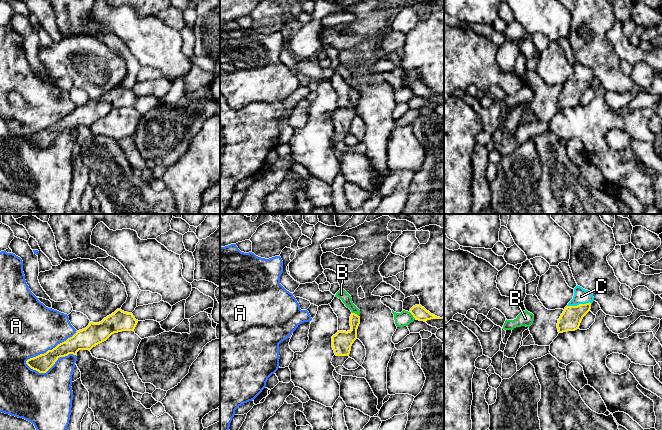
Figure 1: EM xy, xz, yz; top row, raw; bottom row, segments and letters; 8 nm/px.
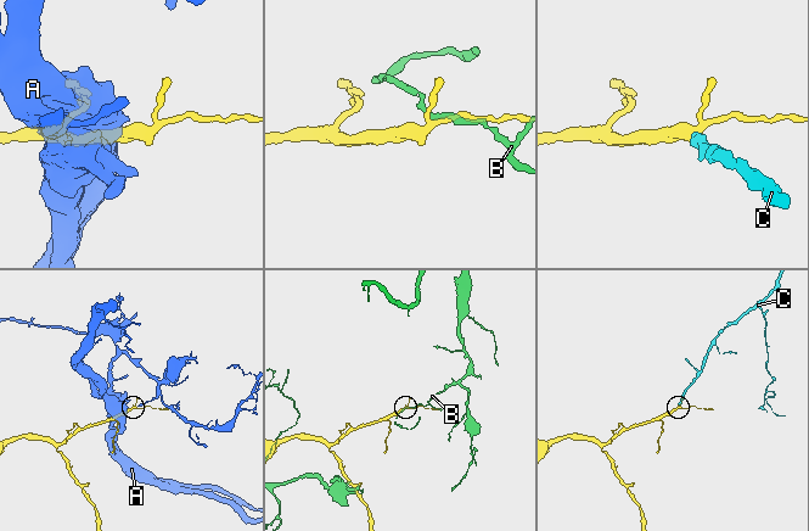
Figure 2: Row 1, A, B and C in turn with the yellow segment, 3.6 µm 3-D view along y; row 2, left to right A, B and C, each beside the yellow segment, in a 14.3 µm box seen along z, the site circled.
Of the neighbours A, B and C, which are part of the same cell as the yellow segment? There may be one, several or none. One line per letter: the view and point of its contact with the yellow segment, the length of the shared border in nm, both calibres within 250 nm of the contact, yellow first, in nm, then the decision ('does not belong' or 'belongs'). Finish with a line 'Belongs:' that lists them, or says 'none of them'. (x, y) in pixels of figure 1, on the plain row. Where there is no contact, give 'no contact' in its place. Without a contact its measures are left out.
A: meets yellow in xy at (50, 126); contact 500 nm long; 150 nm thick on the yellow side, 460 nm on the other; does not belong
B: meets yellow in xz at (354, 89); contact 70 nm long; 160 nm thick on the yellow side, 80 nm on the other; does not belong
C: meets yellow in yz at (579, 80); contact 200 nm long; 170 nm thick on the yellow side, 130 nm on the other; belongs
Belongs: C

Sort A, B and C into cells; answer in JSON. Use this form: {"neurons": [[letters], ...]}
{"neurons": [["A"], ["B"], ["C"]]}

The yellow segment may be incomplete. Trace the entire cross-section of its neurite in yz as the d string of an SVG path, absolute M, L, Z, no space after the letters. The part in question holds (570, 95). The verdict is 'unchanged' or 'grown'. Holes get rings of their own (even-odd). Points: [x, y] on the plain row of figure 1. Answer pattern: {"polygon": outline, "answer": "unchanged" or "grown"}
{"polygon": "M577 61L574 64L573 75L568 79L558 95L558 108L563 109L579 105L583 93L591 85L593 77L593 70Z", "answer": "grown"}

